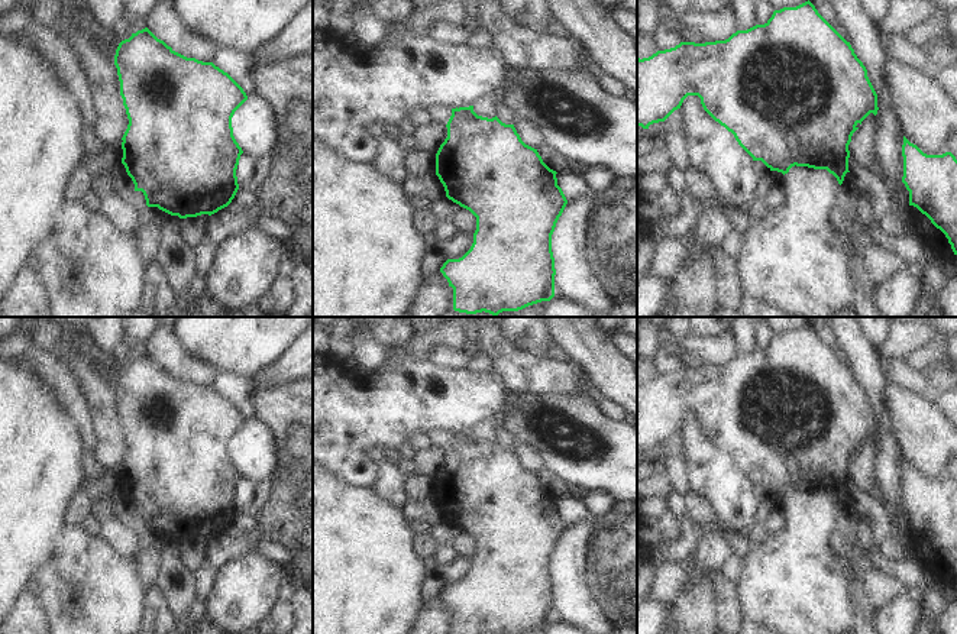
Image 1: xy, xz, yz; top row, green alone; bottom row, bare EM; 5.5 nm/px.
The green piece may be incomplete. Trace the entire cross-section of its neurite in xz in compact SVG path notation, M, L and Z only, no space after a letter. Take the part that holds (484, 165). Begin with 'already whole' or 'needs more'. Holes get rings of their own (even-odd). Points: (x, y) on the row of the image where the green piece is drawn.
already whole; M473 106L452 109L446 124L447 138L436 153L436 175L446 197L476 217L476 230L471 249L459 259L447 259L440 272L453 288L453 310L466 314L518 311L528 305L550 301L555 297L555 258L552 234L568 200L557 185L556 171L550 169L537 149L526 145L514 124L478 116Z

